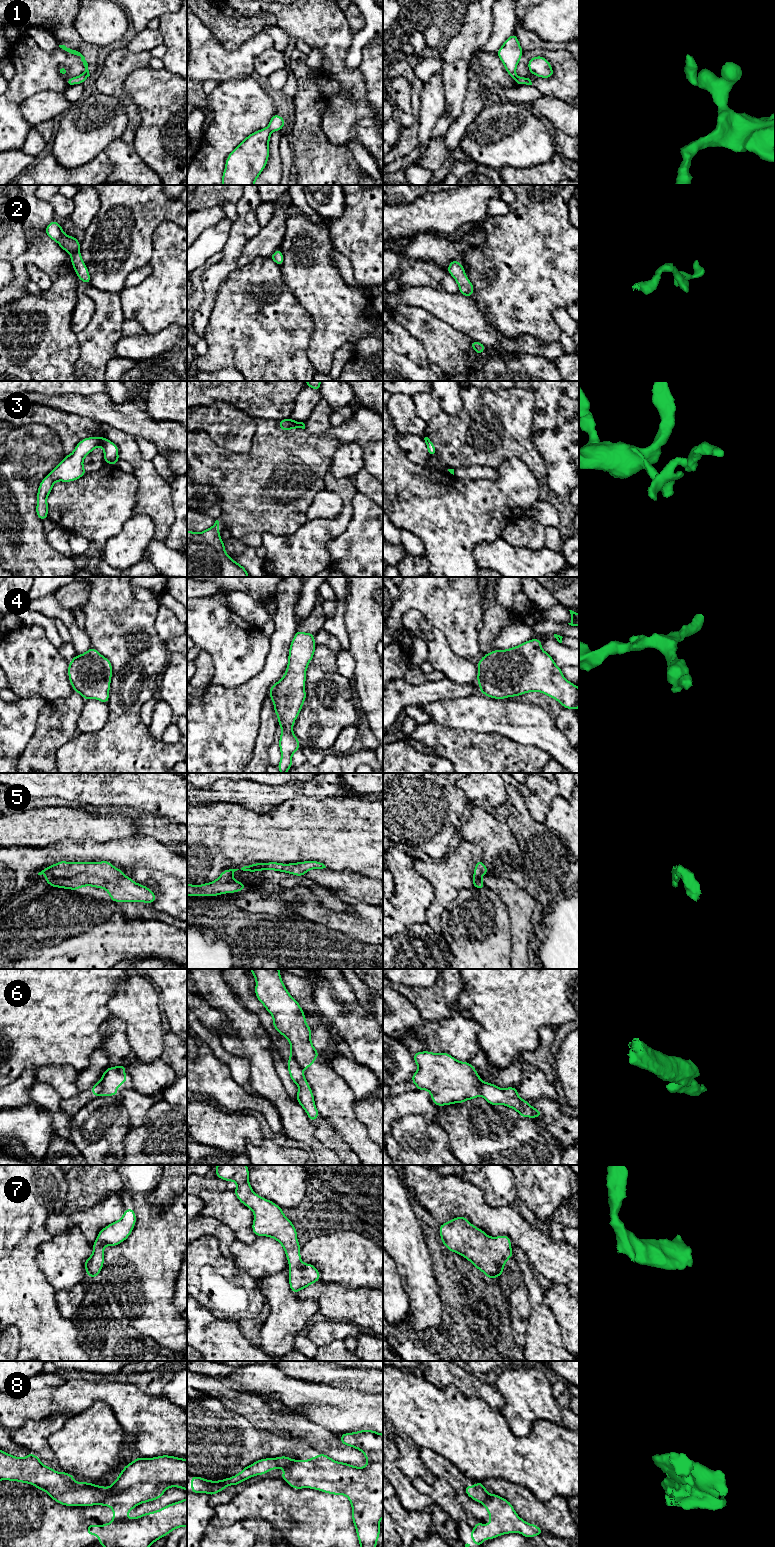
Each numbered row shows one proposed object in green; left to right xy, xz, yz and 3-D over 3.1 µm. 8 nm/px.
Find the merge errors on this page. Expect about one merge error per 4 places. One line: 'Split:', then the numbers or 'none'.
Split: 6, 8

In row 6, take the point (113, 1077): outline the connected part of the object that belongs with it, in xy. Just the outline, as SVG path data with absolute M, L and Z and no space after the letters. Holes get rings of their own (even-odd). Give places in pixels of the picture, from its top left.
M122 1064L120 1066L109 1067L104 1071L100 1079L102 1086L100 1096L105 1097L113 1095L117 1097L117 1088L123 1083L127 1083L125 1070L126 1067Z

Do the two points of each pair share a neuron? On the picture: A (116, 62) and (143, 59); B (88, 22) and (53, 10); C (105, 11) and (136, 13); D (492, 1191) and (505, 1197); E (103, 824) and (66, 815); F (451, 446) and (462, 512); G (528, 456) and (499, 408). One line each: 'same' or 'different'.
A: same
B: different
C: different
D: same
E: same
F: different
G: same

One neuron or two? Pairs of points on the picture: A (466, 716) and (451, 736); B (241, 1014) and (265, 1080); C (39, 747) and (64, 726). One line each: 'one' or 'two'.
A: two
B: one
C: one

